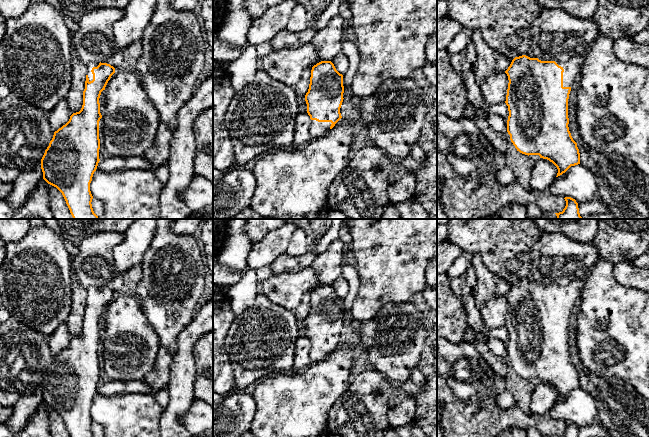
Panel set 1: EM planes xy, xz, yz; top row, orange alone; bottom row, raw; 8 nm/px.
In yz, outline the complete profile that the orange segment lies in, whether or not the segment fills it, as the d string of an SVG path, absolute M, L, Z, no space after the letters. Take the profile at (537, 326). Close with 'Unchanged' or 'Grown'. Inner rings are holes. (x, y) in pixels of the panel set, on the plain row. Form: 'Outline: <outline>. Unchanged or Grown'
Outline: M522 279L515 281L505 295L509 304L505 327L509 335L507 356L510 364L520 377L528 380L539 379L540 382L552 386L558 393L556 401L565 397L571 390L580 388L579 373L568 351L568 323L571 310L579 302L583 286L584 282L580 279L574 279L566 286L541 285Z. Grown

